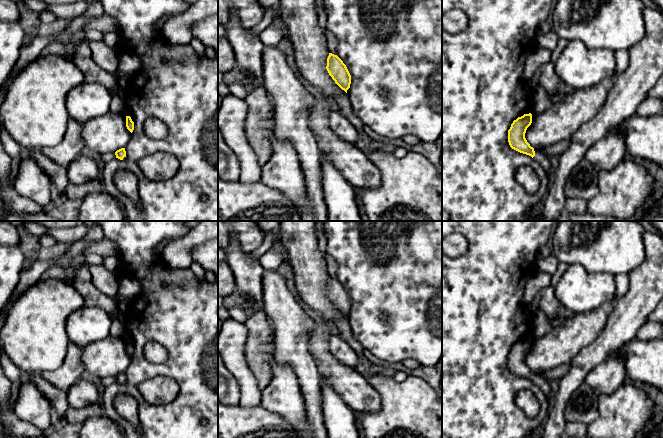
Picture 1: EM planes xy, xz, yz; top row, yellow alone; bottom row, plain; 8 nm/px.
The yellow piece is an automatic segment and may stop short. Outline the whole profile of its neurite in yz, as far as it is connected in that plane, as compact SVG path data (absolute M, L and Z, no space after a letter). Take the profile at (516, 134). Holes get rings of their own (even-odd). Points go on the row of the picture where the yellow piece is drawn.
M524 114L521 117L518 117L511 124L510 129L508 130L508 142L512 149L531 156L535 161L537 161L548 173L553 173L550 158L544 156L541 151L535 150L527 142L525 138L525 133L527 128L532 123L532 114Z

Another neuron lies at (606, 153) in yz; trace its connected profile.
M609 134L598 140L585 153L584 159L598 172L610 171L618 165L627 153L624 135Z

